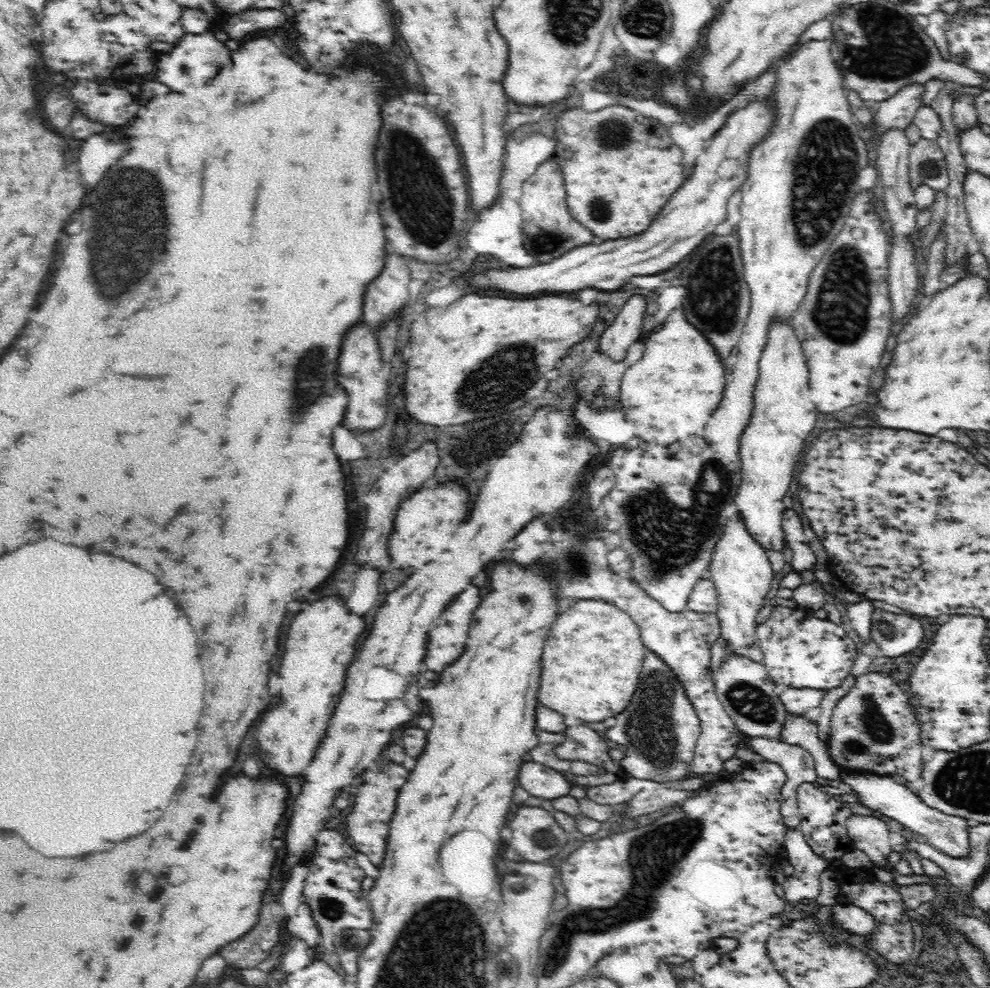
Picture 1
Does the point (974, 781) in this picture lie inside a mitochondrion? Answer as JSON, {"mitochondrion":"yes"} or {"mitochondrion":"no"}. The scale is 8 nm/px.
{"mitochondrion":"yes"}

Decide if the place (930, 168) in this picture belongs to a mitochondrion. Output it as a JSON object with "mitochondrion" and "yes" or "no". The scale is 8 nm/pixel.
{"mitochondrion":"yes"}

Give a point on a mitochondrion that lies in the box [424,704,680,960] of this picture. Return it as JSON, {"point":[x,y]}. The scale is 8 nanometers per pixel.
{"point":[543,837]}

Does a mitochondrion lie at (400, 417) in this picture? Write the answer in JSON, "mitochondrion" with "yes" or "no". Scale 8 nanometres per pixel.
{"mitochondrion":"no"}

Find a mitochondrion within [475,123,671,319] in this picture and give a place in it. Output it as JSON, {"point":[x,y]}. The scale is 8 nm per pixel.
{"point":[546,237]}

